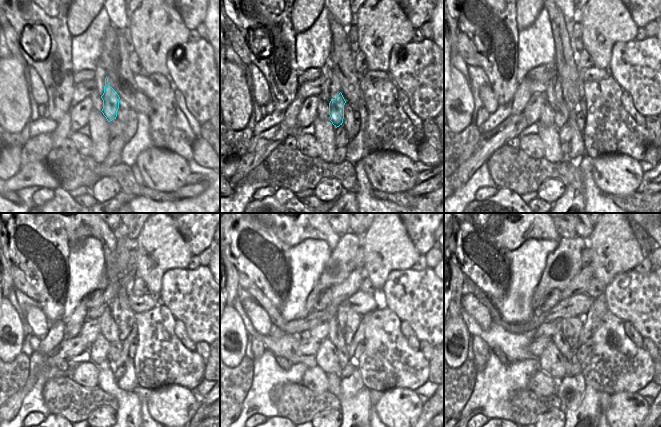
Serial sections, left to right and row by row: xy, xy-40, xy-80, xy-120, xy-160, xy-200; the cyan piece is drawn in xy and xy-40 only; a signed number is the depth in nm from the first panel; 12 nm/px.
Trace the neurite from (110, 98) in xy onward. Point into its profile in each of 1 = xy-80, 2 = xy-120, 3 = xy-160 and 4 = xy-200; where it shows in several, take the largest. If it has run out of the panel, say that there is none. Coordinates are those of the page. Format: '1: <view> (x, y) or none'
1: xy-80 (561, 111)
2: xy-120 (115, 348)
3: xy-160 (342, 352)
4: xy-200 (567, 364)

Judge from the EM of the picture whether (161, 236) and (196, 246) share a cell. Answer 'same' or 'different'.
different

